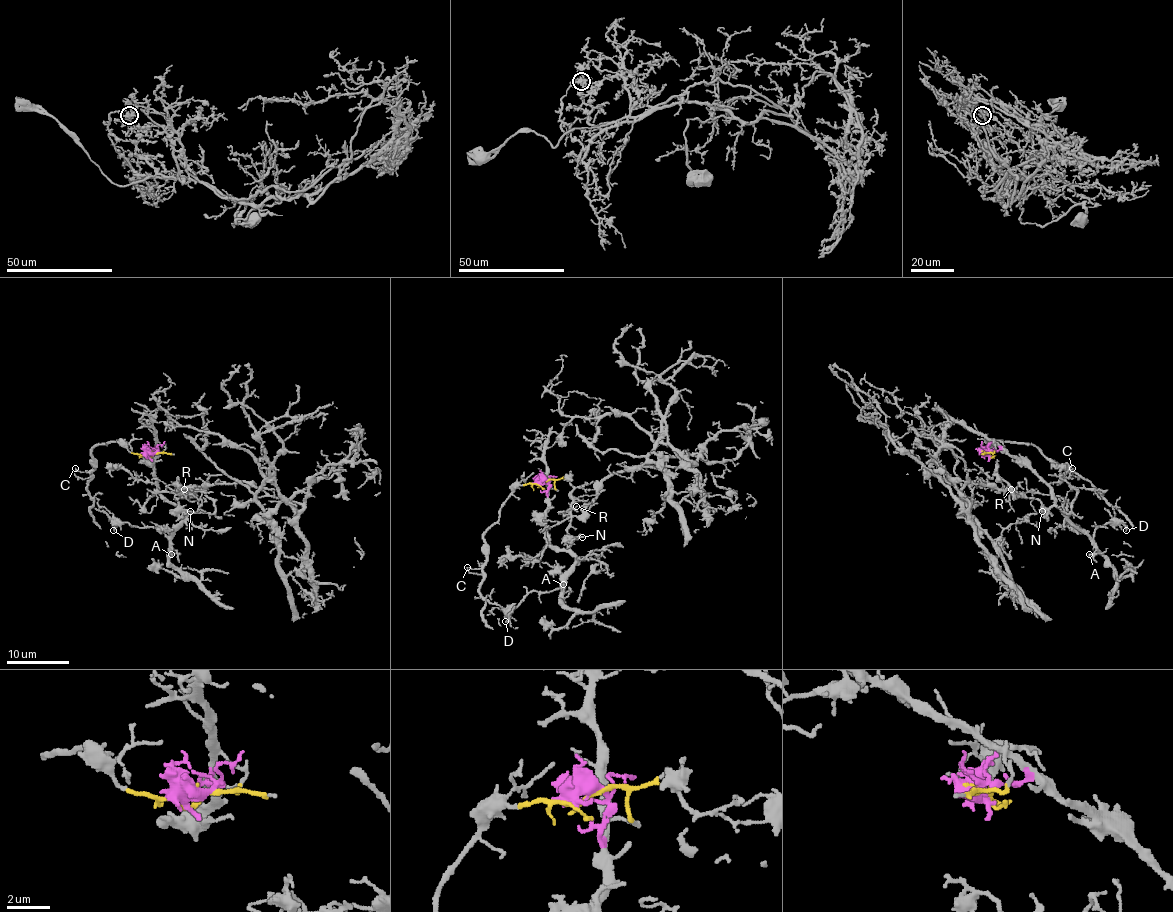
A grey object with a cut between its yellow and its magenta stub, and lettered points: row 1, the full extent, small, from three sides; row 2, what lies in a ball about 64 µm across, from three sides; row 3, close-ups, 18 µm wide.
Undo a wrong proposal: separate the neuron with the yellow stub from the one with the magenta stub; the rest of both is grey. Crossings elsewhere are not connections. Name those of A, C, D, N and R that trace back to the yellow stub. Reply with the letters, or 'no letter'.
C

